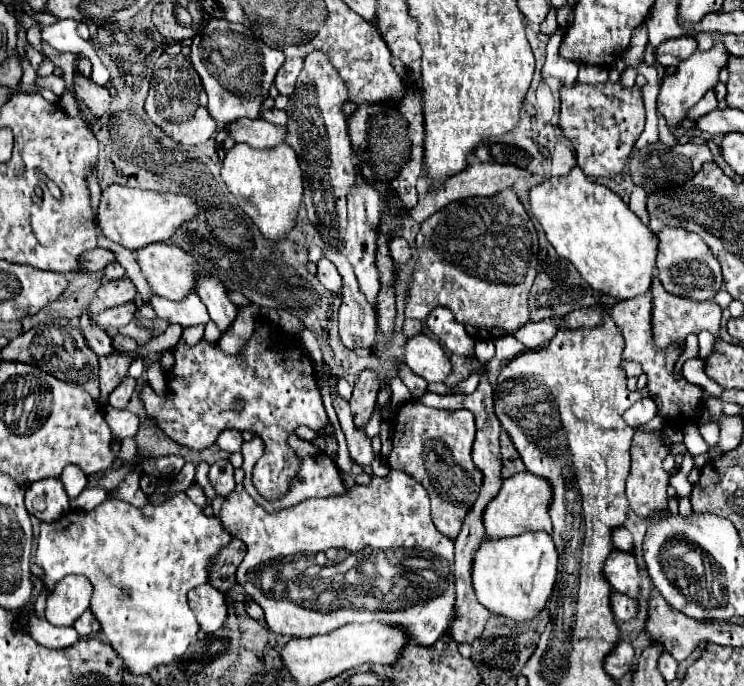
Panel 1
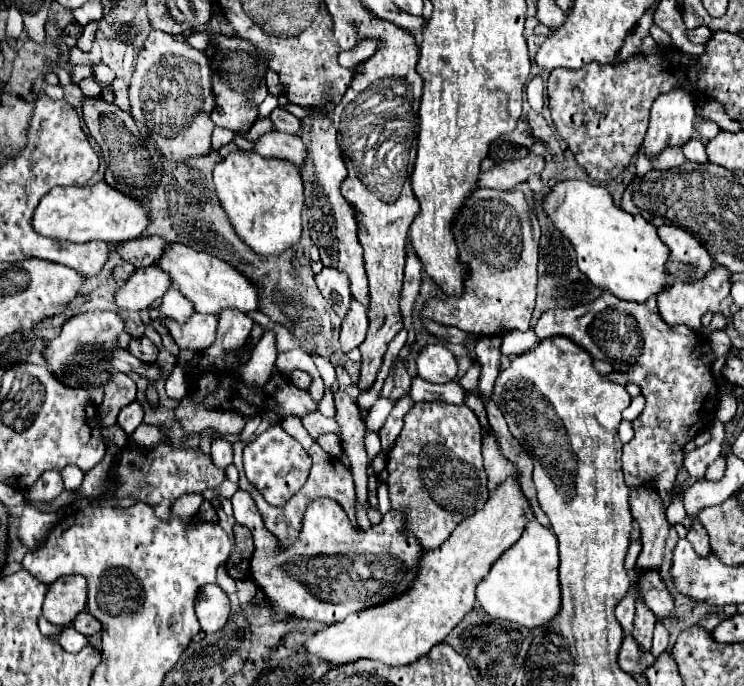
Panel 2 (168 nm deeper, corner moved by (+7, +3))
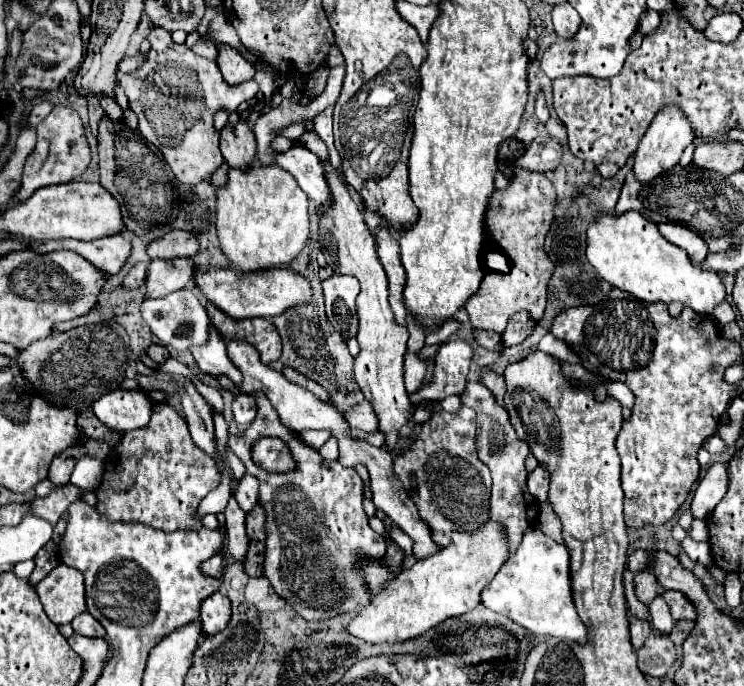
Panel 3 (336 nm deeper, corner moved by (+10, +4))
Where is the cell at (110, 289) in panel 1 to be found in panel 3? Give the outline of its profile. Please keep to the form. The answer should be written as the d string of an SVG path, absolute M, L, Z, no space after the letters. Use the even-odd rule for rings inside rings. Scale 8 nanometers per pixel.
M191 258L151 260L145 276L145 298L163 298L187 286L193 276Z

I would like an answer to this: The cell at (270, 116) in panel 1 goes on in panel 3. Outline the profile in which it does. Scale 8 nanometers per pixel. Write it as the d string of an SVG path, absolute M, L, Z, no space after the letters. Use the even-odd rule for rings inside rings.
M305 130L303 132L303 136L299 138L299 144L303 144L305 148L309 148L313 154L317 154L319 158L329 158L329 154L327 154L327 146L325 146L325 142L317 136L317 132L315 130Z

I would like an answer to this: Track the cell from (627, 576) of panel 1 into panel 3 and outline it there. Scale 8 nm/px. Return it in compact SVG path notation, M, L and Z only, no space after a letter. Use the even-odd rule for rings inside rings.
M663 590L663 598L675 620L695 620L695 608L683 594L675 590Z

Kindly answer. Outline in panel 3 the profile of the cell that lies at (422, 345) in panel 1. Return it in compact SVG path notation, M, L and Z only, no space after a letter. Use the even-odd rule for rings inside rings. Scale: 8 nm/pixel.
M463 340L445 342L435 360L433 360L433 376L427 386L411 394L411 400L439 400L451 394L461 394L465 388L465 378L469 372L473 348Z

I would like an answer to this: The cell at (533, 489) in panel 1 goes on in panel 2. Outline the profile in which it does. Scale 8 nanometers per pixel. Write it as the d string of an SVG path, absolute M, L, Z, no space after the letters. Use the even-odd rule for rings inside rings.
M510 479L492 491L486 507L464 519L444 545L424 551L416 581L408 591L380 605L356 611L344 621L318 631L304 643L306 651L328 659L332 665L354 663L356 659L376 659L388 665L414 663L436 643L444 641L462 617L476 607L474 591L478 583L488 575L492 563L496 563L502 553L520 539L528 521L534 521L530 503L520 485Z

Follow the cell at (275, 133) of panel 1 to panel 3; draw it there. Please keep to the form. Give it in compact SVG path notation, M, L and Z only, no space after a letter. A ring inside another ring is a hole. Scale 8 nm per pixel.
M295 144L285 152L275 154L275 164L287 170L299 184L299 188L317 202L317 206L329 206L331 196L325 182L325 172L321 160L309 152L305 146Z

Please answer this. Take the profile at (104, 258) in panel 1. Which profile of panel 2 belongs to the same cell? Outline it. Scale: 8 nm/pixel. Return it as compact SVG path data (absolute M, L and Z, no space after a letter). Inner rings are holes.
M140 237L118 245L118 251L124 257L124 261L136 267L150 267L164 255L168 245L170 243L162 237Z

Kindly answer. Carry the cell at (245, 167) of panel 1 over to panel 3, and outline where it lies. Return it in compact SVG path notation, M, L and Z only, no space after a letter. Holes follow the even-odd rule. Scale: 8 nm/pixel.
M259 162L251 164L247 170L231 168L227 174L227 184L217 188L217 234L221 250L231 260L231 266L239 272L255 272L291 262L305 246L309 236L309 196L297 186L295 178L281 170L279 166L263 166Z

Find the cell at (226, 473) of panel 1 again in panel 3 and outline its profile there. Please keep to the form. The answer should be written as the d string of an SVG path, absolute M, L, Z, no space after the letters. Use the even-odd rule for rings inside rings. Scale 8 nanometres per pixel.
M153 404L151 422L125 432L103 462L103 482L95 490L97 512L113 522L141 522L163 532L201 528L201 522L193 514L199 502L221 480L215 460L191 440L185 418L167 404Z

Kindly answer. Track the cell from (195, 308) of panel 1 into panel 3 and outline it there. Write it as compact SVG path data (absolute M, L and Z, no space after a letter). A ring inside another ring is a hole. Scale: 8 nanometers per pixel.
M209 326L209 342L205 342L205 346L193 348L191 354L203 374L211 376L225 374L233 382L241 382L241 372L227 358L225 340L221 338L221 334L217 334L217 330L213 330L213 326Z

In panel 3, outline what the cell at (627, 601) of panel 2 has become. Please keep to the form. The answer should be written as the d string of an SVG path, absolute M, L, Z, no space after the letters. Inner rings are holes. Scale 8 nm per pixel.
M631 616L629 618L629 634L631 634L633 648L637 650L637 648L641 648L643 640L651 634L651 624L645 622L645 620L641 620L641 618L637 618L637 616Z

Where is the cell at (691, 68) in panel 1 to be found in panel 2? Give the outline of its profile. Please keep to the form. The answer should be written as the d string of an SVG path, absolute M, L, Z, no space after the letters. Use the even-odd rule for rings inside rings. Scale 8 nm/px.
M674 89L660 95L650 113L650 127L646 131L642 149L648 159L654 159L668 147L682 147L694 135L694 101L682 91Z

